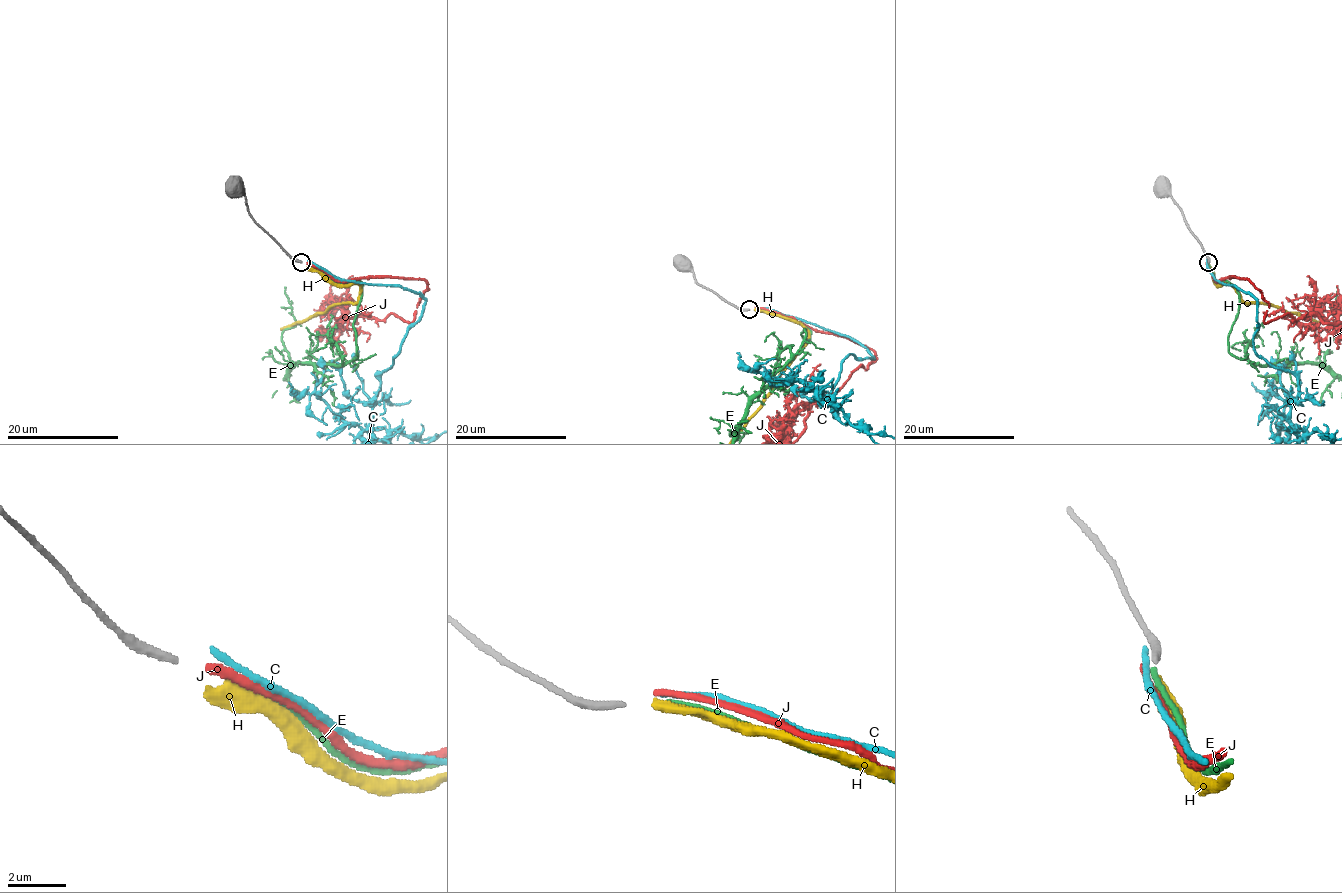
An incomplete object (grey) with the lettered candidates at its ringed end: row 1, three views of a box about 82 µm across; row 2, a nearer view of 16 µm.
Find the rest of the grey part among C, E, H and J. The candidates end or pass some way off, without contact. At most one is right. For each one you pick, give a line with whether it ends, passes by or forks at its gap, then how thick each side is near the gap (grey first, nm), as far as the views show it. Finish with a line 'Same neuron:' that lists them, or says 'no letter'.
E: it ends; calibres 240 and 170 nm
Same neuron: E

